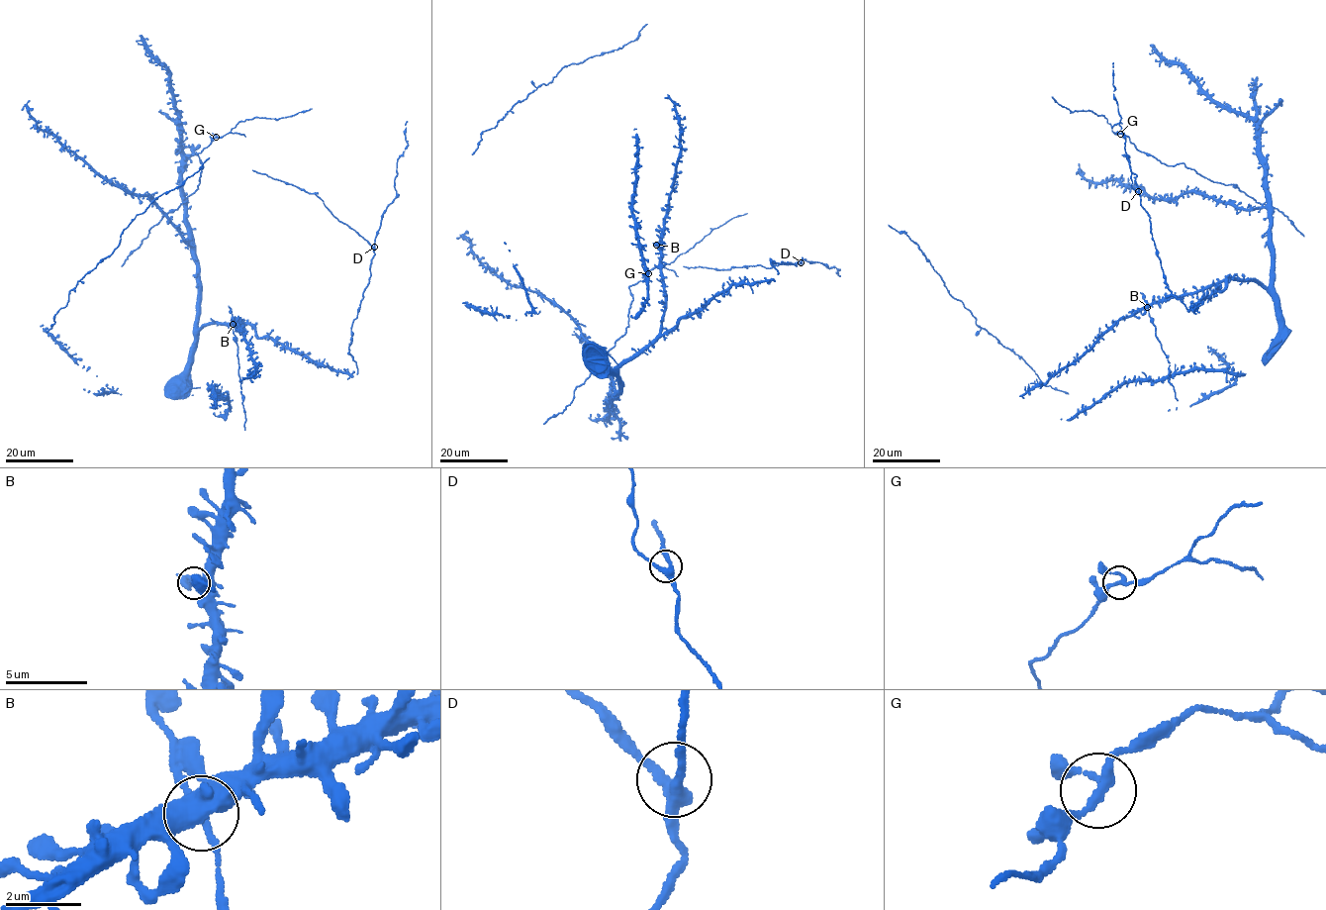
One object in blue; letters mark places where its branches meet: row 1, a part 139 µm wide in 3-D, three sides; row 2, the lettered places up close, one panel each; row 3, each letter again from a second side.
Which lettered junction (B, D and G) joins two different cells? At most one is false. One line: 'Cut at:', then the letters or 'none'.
Cut at: none

